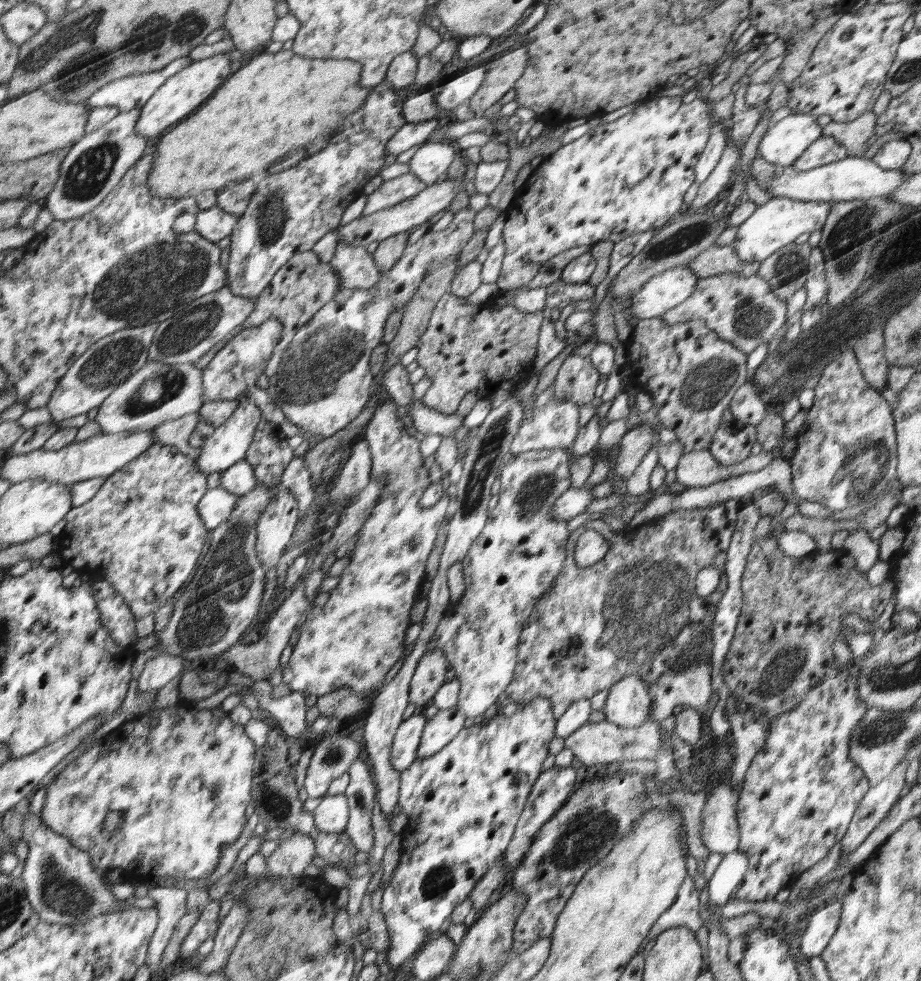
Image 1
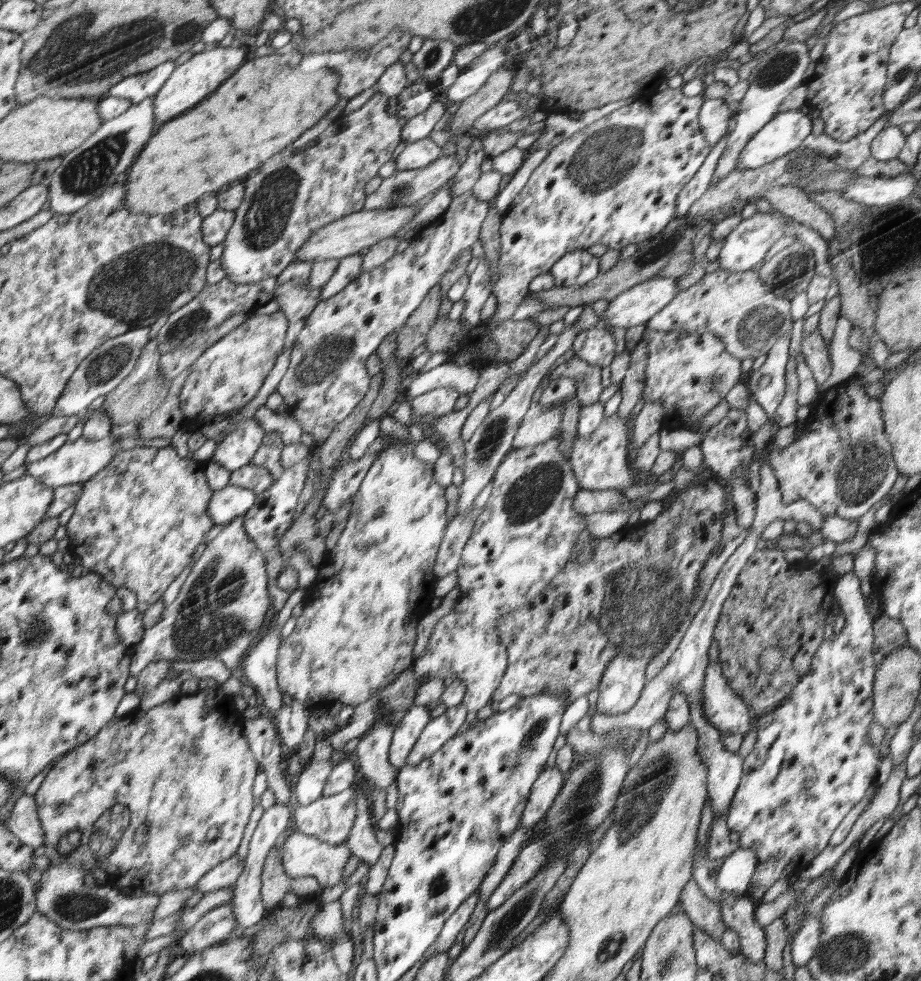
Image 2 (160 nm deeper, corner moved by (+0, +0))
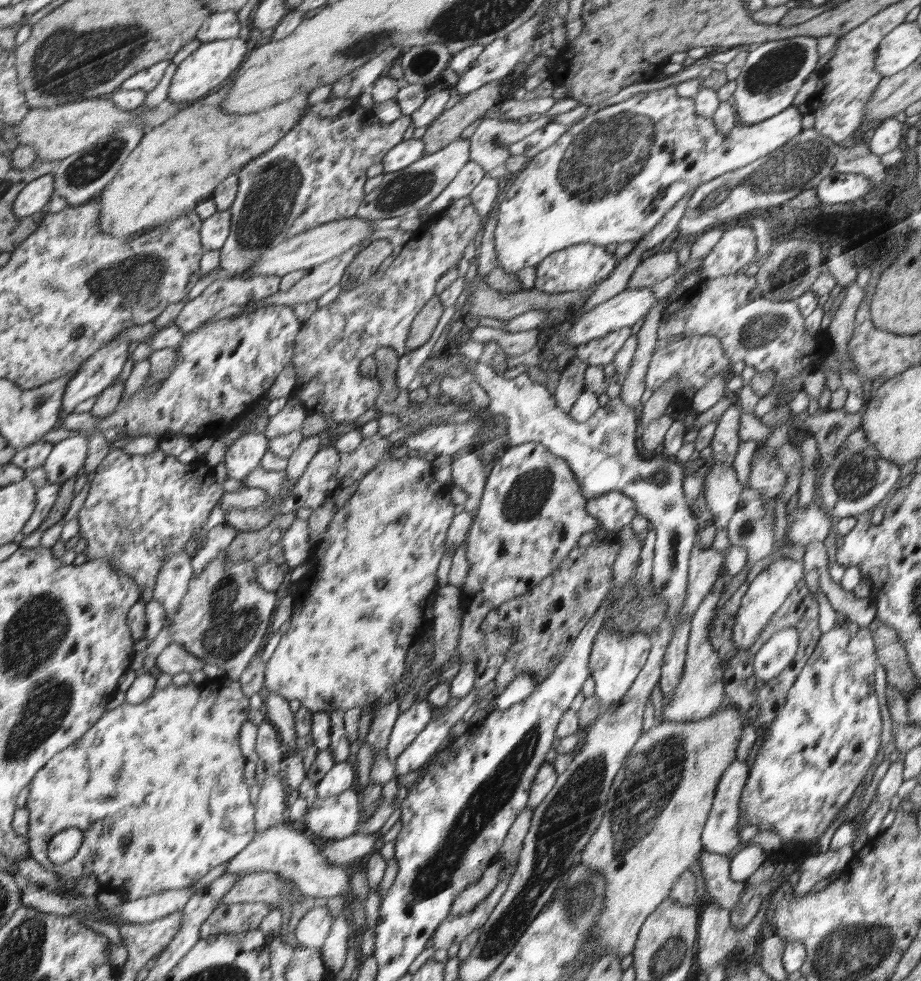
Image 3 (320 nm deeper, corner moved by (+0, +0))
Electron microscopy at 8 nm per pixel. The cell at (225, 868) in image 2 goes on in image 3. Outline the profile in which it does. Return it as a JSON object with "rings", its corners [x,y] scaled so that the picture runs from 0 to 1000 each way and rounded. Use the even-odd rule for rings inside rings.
{"rings":[[[300,841],[289,844],[284,850],[280,850],[266,866],[263,866],[257,874],[246,879],[244,890],[256,890],[256,893],[267,893],[276,888],[295,888],[313,895],[328,913],[339,913],[345,917],[358,916],[374,912],[376,914],[375,930],[384,948],[385,959],[391,961],[393,953],[397,950],[396,925],[379,915],[381,903],[376,885],[363,885],[354,879],[354,875],[347,871],[347,864],[340,859],[340,855],[329,852],[324,843],[315,841]]]}

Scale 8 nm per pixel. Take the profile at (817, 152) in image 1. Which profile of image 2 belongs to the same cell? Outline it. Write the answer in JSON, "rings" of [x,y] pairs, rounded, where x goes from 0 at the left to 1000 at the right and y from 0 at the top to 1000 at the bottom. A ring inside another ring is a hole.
{"rings":[[[960,114],[960,118],[944,128],[937,140],[929,139],[916,146],[906,143],[897,136],[888,138],[879,136],[879,141],[875,141],[875,149],[871,149],[871,153],[862,153],[862,157],[853,156],[853,161],[844,161],[843,164],[820,172],[796,173],[783,185],[772,188],[767,193],[767,196],[748,212],[746,223],[754,226],[772,215],[787,217],[793,213],[800,213],[808,207],[817,207],[828,202],[833,192],[859,189],[874,194],[878,186],[886,183],[891,177],[901,177],[908,173],[929,173],[945,158],[944,146],[947,146],[950,139],[962,129],[962,122]]]}

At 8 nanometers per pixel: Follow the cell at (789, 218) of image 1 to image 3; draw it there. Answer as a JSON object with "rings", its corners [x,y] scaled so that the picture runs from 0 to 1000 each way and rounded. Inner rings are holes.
{"rings":[[[796,226],[788,232],[777,251],[763,263],[761,285],[798,279],[808,270],[818,268],[821,259],[821,240],[818,232]]]}

